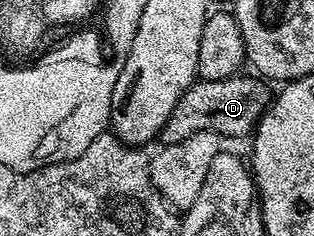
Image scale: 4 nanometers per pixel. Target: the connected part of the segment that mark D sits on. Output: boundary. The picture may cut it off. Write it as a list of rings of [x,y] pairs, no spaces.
[[[237,74],[225,80],[197,79],[186,90],[186,94],[178,98],[178,106],[170,110],[170,118],[166,118],[166,126],[162,126],[160,131],[159,143],[183,142],[185,138],[190,138],[190,134],[199,132],[217,132],[221,138],[247,137],[264,117],[264,111],[270,103],[270,92],[268,96],[269,85],[263,79],[244,75]]]

